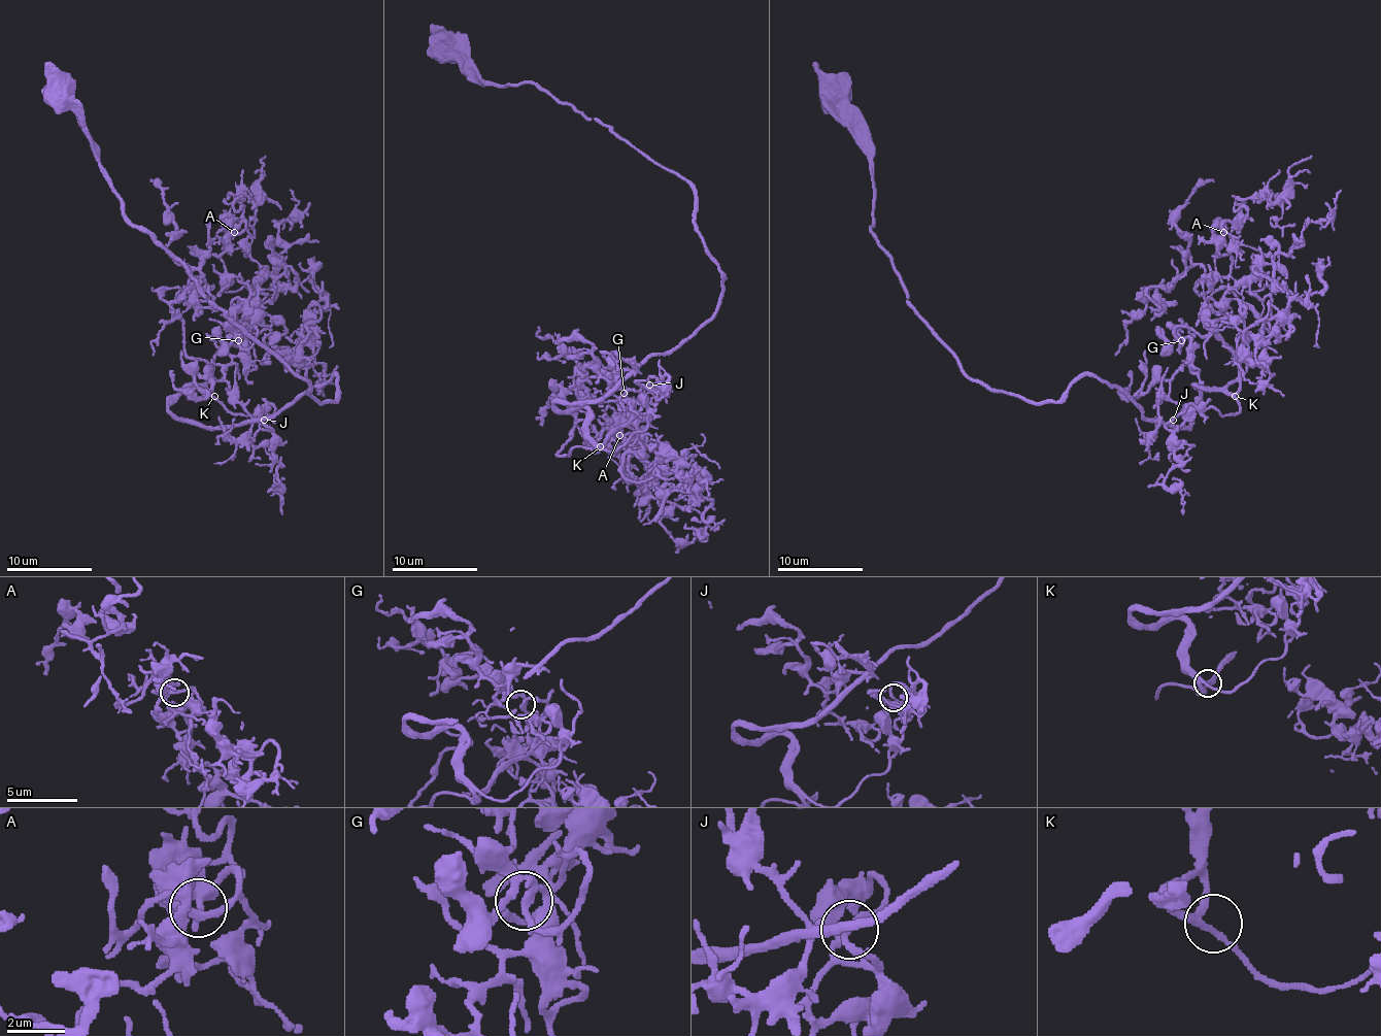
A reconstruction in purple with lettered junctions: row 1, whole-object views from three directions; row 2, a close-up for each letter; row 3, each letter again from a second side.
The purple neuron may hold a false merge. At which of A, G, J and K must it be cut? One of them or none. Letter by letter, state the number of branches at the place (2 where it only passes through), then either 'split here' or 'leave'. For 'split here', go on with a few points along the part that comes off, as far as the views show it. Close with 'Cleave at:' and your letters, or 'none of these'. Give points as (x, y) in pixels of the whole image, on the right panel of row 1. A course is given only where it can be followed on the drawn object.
A: 2 branches meet; leave
G: 3 branches meet; leave
J: 2 branches meet; leave
K: 3 branches meet; leave
Cleave at: none of these

